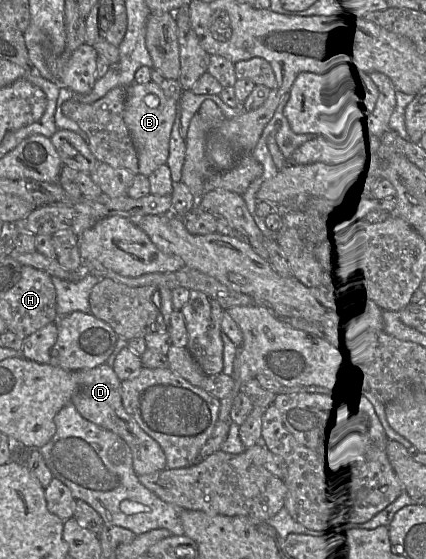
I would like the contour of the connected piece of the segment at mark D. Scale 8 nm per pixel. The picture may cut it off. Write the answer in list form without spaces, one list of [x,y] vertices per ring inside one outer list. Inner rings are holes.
[[[107,363],[77,373],[78,390],[72,402],[80,415],[120,436],[129,446],[133,469],[140,475],[154,473],[166,468],[166,456],[160,444],[149,436],[124,409],[121,397],[121,380]]]

